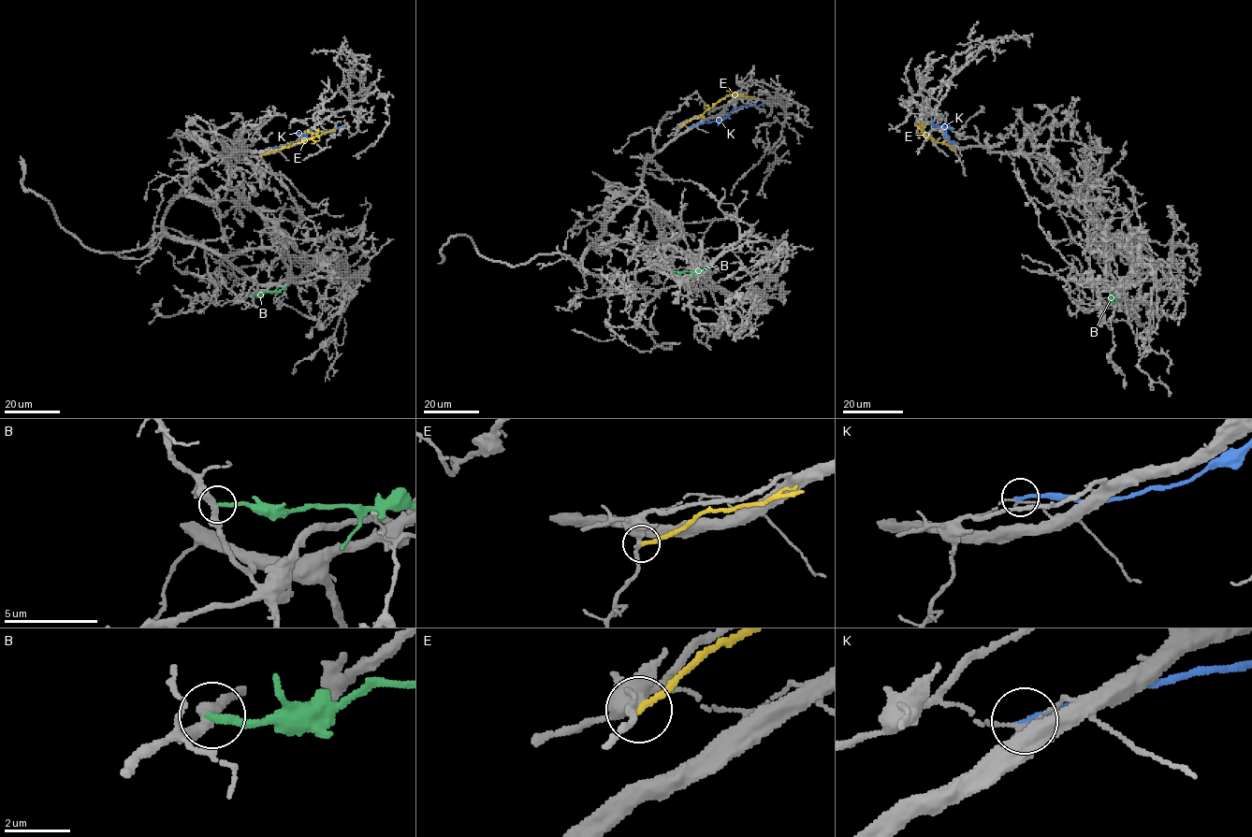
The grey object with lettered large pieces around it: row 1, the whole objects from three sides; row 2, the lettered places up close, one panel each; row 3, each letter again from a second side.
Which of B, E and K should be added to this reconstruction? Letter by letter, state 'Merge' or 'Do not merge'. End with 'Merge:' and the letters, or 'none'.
B: Do not merge
E: Do not merge
K: Do not merge
Merge: none

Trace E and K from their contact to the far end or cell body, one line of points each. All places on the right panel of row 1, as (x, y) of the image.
E: (955, 151), (925, 136), (921, 130), (922, 123)
K: (955, 142), (952, 142), (942, 127), (932, 124), (932, 119)

